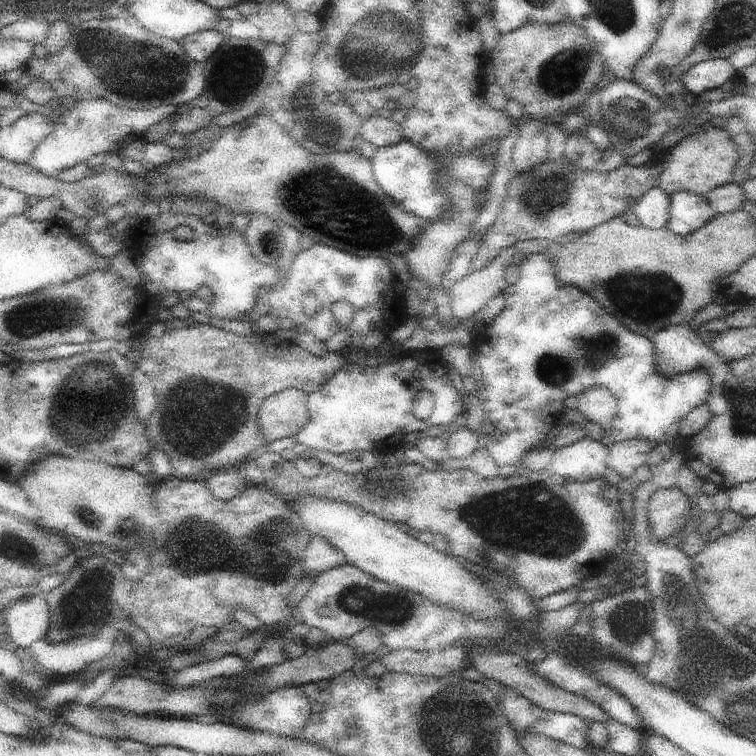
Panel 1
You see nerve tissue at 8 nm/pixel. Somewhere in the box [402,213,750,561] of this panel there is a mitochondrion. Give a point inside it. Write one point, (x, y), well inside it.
(658, 297)

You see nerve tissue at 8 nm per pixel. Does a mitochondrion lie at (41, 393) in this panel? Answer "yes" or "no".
no

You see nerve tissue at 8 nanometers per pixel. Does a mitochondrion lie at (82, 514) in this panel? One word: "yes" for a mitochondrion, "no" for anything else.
no

